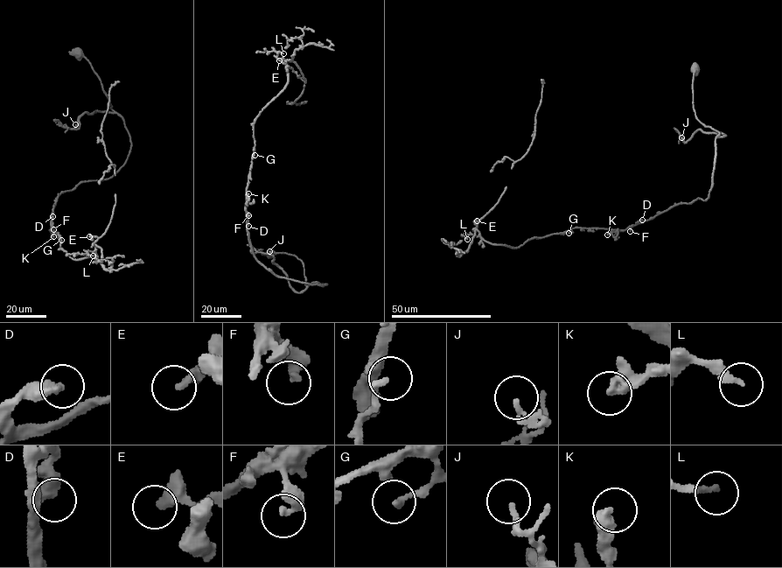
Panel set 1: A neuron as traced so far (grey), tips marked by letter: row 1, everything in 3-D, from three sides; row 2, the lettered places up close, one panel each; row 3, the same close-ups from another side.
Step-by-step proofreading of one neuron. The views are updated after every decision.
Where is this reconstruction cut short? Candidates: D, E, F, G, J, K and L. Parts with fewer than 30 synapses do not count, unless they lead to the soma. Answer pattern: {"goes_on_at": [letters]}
{"goes_on_at": []}

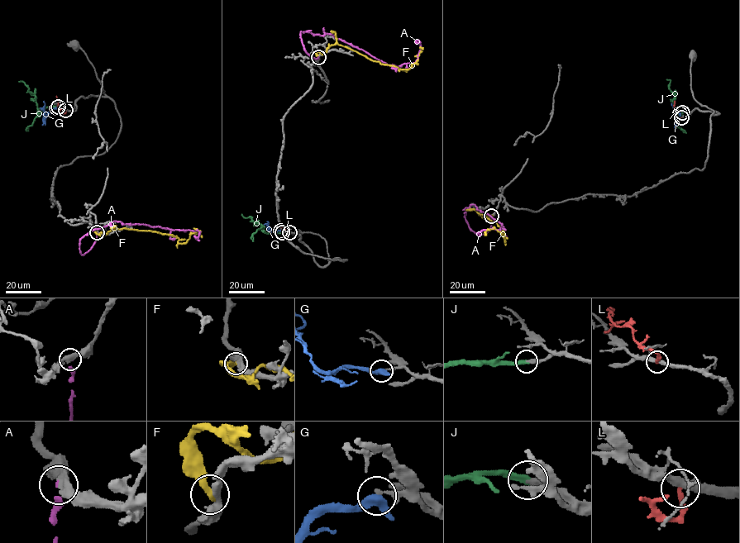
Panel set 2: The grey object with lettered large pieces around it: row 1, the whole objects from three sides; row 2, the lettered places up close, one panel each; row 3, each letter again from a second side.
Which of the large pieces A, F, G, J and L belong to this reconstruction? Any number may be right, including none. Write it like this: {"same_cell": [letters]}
{"same_cell": ["J"]}

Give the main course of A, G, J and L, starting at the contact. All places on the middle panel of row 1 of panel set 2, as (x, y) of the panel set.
A: (318, 57), (306, 51), (300, 32), (331, 34), (400, 66), (414, 63), (420, 41)
G: (280, 231), (271, 231), (267, 221)
J: (282, 232), (267, 233), (250, 216), (245, 217), (241, 214)
L: (289, 232), (279, 223)

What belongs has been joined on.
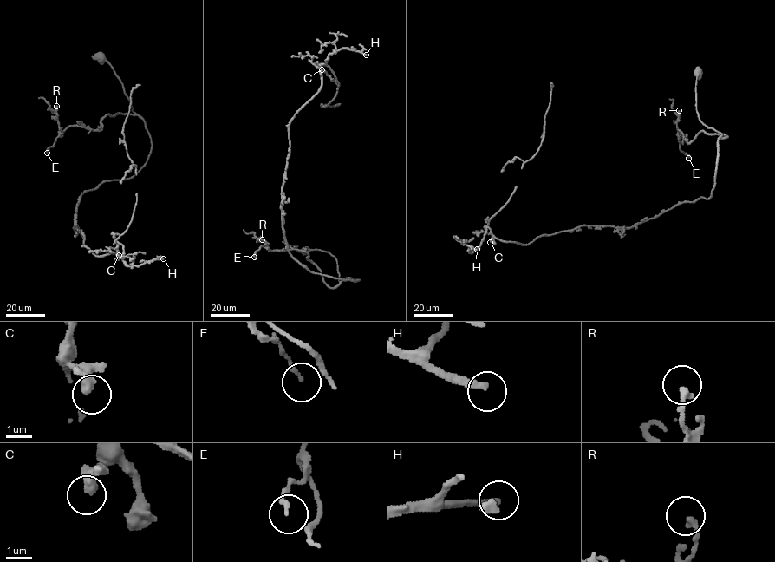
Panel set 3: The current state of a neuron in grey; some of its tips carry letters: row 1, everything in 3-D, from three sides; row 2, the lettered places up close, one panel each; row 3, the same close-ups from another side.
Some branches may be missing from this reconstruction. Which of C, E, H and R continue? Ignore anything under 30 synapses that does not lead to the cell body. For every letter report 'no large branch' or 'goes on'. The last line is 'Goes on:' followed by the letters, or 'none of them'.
C: no large branch
E: no large branch
H: goes on
R: no large branch
Goes on: H

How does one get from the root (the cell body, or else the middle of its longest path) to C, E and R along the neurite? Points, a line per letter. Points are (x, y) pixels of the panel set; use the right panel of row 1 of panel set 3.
C: (698, 72), (699, 117), (721, 134), (709, 199), (621, 229), (580, 225), (523, 245), (490, 242)
E: (698, 72), (699, 117), (727, 136), (701, 131), (688, 143), (679, 133), (688, 158)
R: (698, 72), (699, 117), (720, 138), (727, 136), (701, 131), (687, 143), (677, 130), (679, 110)

